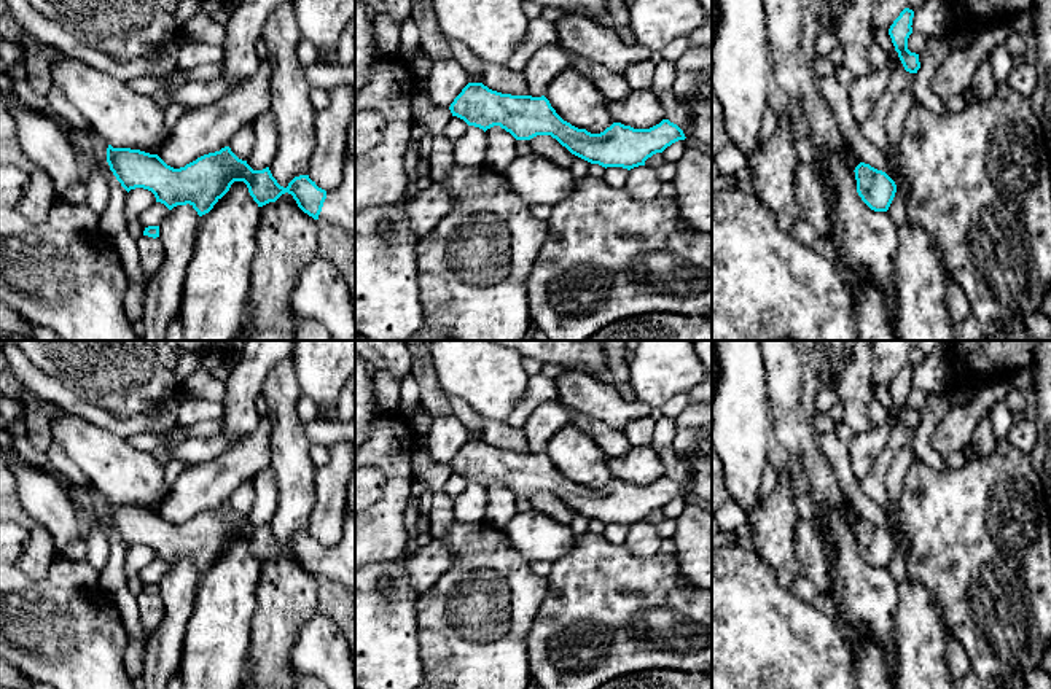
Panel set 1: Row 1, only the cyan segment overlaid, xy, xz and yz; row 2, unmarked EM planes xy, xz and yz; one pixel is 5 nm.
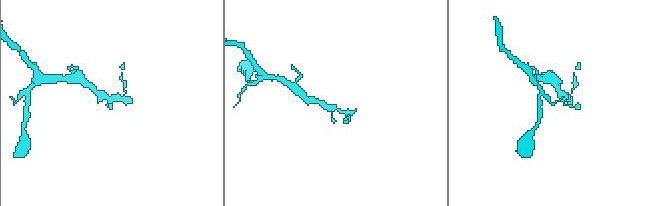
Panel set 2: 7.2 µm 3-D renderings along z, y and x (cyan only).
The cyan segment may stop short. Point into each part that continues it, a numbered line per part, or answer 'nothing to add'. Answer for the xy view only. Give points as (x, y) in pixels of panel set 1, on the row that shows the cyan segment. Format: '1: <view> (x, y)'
1: xy (338, 209)

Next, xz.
1: xz (693, 70)

